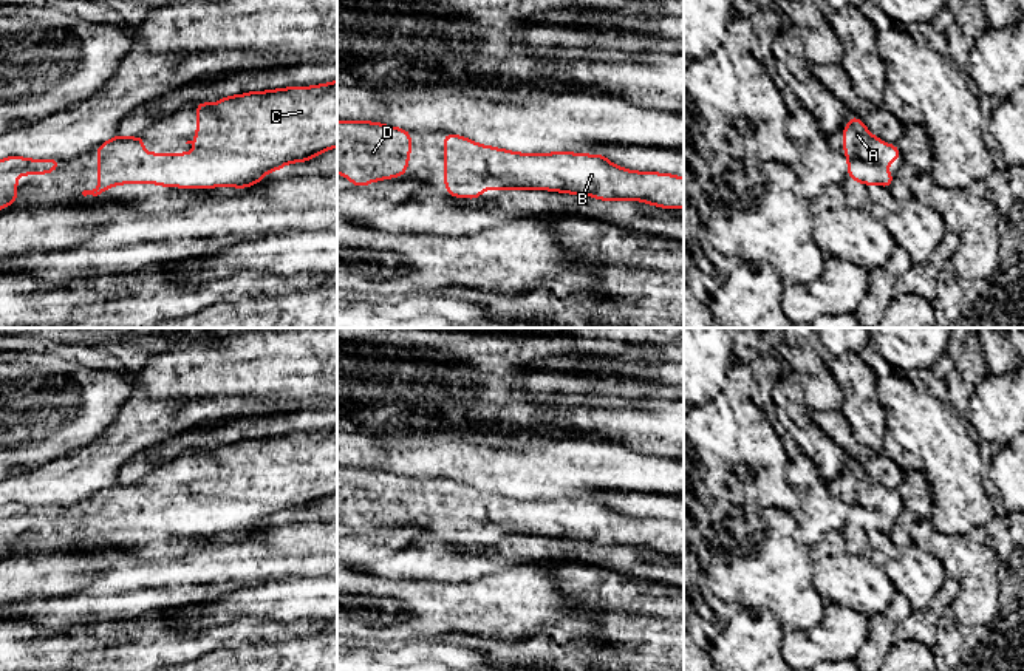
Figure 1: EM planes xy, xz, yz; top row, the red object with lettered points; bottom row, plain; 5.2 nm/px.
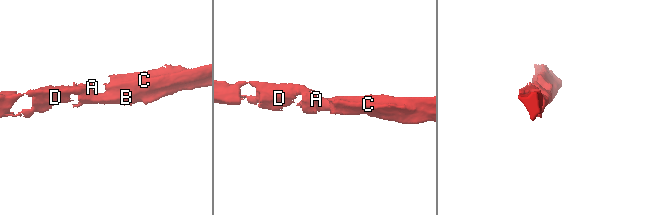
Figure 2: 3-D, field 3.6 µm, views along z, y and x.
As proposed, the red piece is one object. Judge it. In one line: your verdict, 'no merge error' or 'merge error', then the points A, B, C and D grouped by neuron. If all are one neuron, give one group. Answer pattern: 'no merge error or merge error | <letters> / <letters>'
no merge error | A B C D

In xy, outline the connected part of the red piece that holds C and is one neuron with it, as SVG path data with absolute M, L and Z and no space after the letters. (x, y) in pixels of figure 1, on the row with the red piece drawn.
M337 80L316 87L289 87L271 91L252 91L238 96L224 96L215 104L196 104L196 138L187 141L196 147L195 153L145 153L142 136L124 138L121 133L97 145L97 176L101 182L82 195L97 196L118 184L161 184L164 187L246 189L260 182L268 172L280 170L289 162L306 162L311 158L337 147Z

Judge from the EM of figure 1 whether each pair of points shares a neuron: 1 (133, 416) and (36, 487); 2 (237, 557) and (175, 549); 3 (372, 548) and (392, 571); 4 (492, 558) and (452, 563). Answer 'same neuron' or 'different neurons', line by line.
1: same neuron
2: different neurons
3: different neurons
4: same neuron

